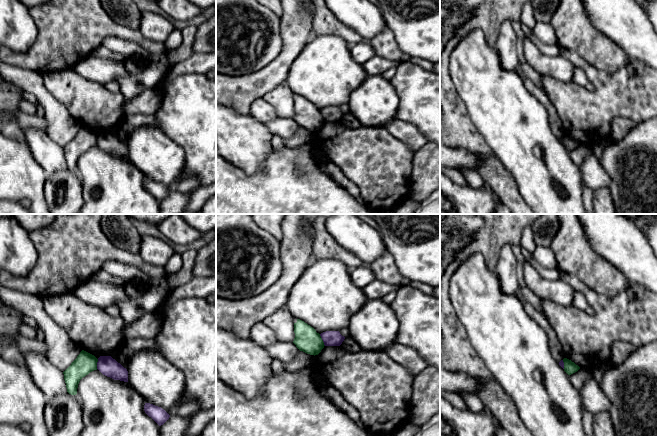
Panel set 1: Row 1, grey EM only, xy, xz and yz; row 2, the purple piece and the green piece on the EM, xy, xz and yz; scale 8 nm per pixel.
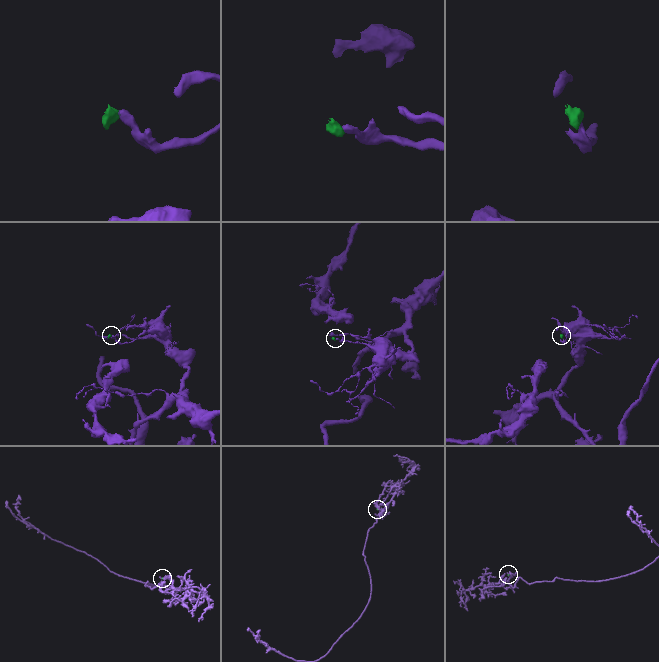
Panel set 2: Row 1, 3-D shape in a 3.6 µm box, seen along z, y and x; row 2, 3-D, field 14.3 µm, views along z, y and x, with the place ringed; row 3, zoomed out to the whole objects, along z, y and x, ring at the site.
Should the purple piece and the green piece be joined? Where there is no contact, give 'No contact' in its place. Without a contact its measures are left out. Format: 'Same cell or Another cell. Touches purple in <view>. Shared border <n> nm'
Another cell. Touches purple in xz. Shared border 110 nm

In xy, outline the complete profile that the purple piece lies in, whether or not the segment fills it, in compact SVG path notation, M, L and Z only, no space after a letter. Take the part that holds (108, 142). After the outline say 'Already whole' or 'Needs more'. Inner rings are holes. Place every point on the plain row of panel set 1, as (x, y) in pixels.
M100 132L97 145L105 152L114 156L128 158L128 147L111 132Z. Already whole

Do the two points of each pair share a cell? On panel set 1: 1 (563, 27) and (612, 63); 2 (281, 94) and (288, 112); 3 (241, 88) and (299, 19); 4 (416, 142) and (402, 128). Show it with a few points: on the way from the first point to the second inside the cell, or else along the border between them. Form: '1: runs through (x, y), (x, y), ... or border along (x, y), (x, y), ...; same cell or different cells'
1: runs through (575, 31), (600, 51); same cell
2: runs through (282, 98), (285, 108); same cell
3: runs through (262, 81), (286, 57), (293, 40); same cell
4: runs through (413, 139), (405, 131); same cell

